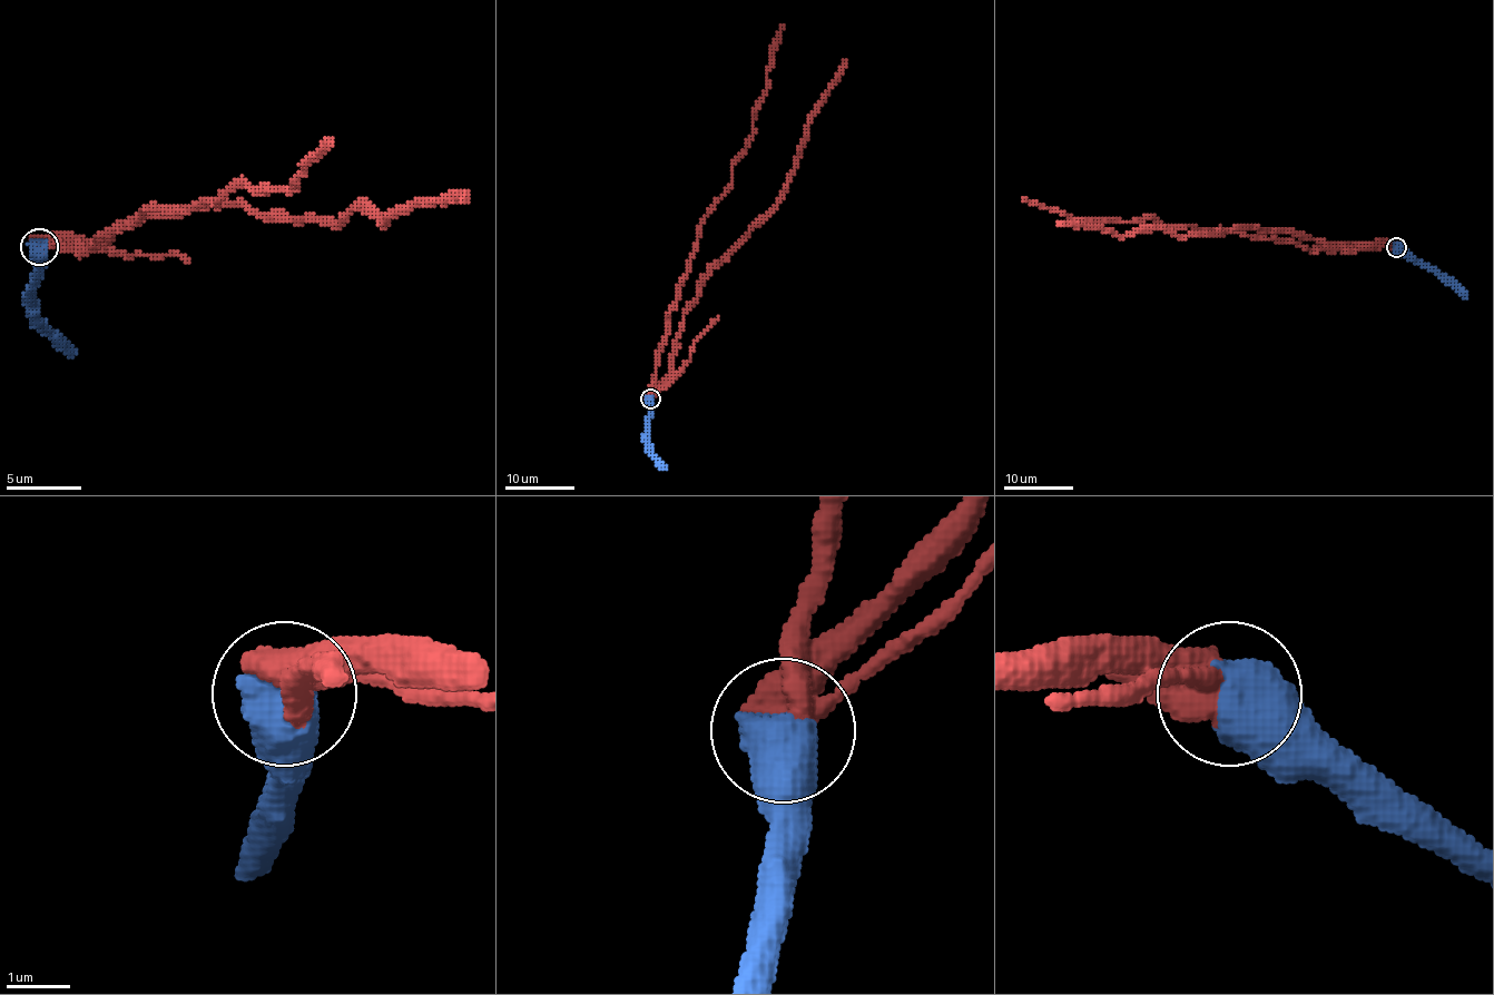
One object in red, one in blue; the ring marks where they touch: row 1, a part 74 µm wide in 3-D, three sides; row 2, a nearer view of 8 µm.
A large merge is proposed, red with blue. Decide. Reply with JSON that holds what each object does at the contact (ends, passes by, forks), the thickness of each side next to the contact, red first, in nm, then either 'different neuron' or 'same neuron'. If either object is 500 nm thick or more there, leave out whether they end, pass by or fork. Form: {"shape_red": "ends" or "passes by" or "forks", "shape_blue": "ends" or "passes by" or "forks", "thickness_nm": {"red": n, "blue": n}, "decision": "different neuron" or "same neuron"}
{"thickness_nm": {"red": 700, "blue": 850}, "decision": "different neuron"}

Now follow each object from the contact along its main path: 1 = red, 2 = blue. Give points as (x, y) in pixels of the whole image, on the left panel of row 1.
1: (38, 244), (76, 244), (84, 252), (144, 209), (216, 203), (231, 187), (291, 191), (328, 138)
2: (38, 247), (35, 312), (76, 353)

